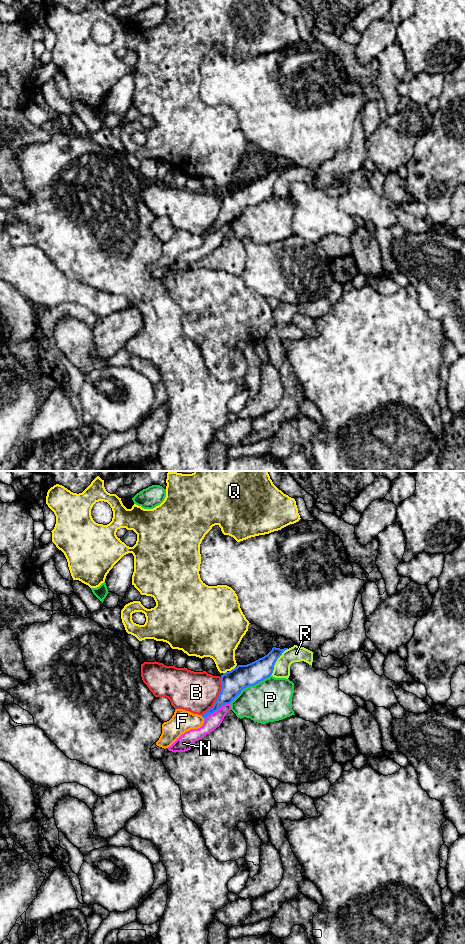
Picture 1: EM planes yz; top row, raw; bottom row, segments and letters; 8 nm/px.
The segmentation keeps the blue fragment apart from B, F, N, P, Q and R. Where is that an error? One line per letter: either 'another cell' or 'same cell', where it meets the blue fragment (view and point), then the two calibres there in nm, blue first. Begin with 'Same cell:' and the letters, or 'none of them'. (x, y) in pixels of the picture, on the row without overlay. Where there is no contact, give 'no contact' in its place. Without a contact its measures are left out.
Same cell: none of them
B: another cell | yz (218, 217) | 190/320 nm
F: another cell | yz (202, 236) | 120/180 nm
N: another cell | yz (216, 230) | 180/120 nm
P: another cell | yz (249, 205) | 190/340 nm
Q: another cell | yz (232, 189) | 190/300 nm
R: another cell | yz (275, 182) | 180/130 nm

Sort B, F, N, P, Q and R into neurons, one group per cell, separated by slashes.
B / F / N R / P / Q

